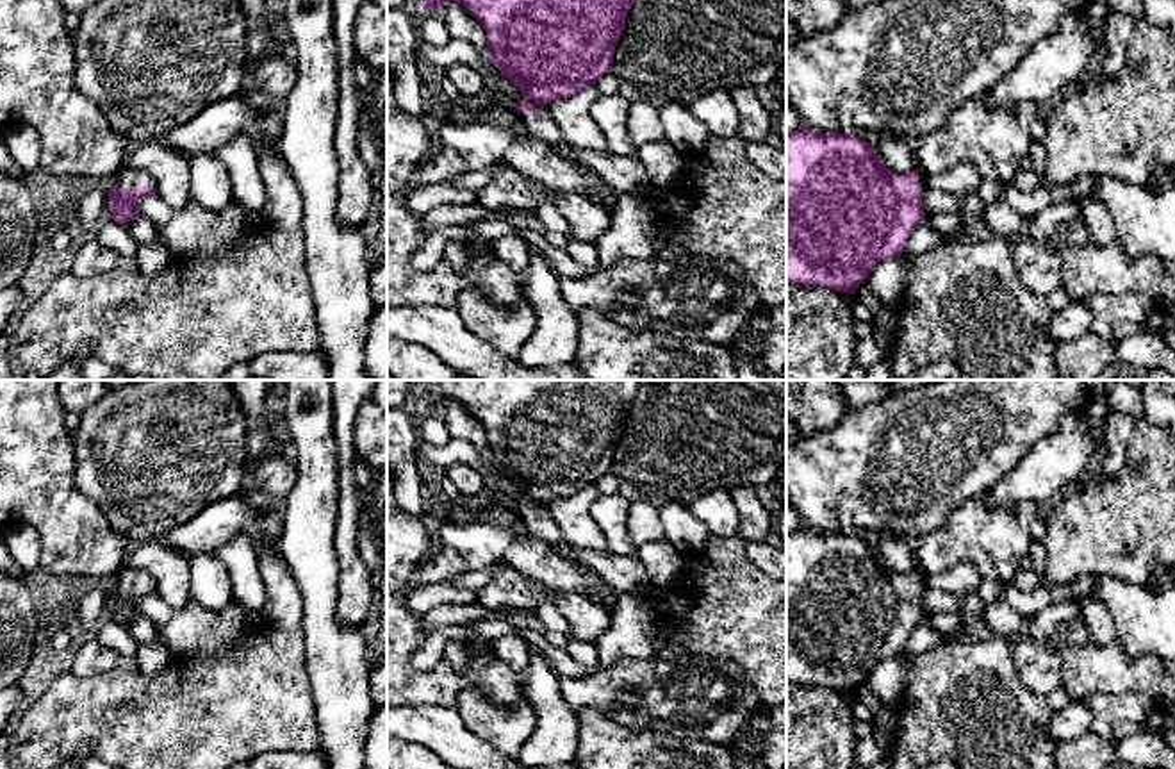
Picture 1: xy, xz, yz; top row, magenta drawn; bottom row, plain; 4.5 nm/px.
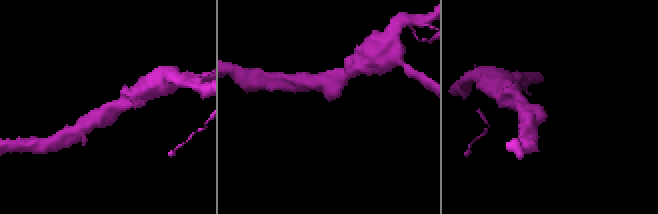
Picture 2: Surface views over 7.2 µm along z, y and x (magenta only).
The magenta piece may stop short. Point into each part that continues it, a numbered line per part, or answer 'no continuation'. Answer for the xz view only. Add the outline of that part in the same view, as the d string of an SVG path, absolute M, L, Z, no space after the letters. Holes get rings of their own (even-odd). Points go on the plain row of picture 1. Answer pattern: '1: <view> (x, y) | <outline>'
1: xz (539, 523) | M530 510L530 512L519 512L519 516L526 525L528 532L544 541L546 544L558 546L565 542L551 514L544 510Z

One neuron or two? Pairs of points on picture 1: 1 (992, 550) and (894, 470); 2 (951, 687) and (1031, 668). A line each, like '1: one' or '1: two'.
1: two
2: two

